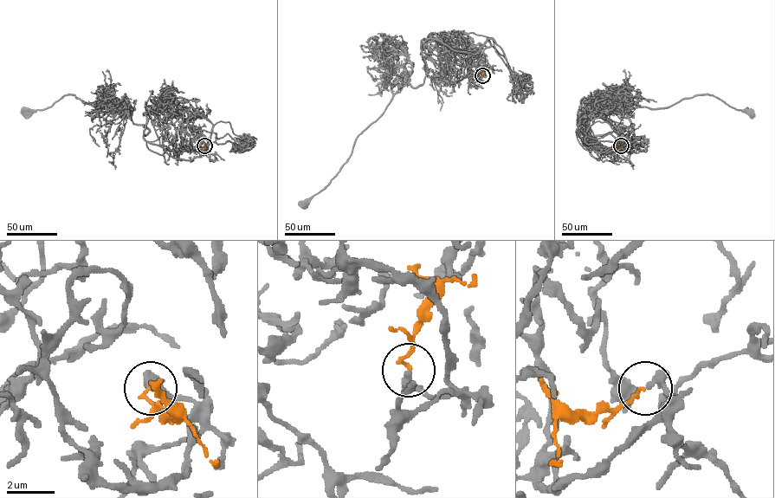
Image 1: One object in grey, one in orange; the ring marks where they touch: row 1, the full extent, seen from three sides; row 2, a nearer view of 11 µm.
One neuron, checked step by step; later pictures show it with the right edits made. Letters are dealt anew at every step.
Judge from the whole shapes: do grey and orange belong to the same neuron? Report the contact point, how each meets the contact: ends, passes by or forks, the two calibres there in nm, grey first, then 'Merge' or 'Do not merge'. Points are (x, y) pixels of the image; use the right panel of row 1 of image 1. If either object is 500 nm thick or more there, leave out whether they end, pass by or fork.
Place: (621, 145). At the ring grey ends. At the ring orange ends. Thickness 380 nm (grey) against 120 nm. Do not merge

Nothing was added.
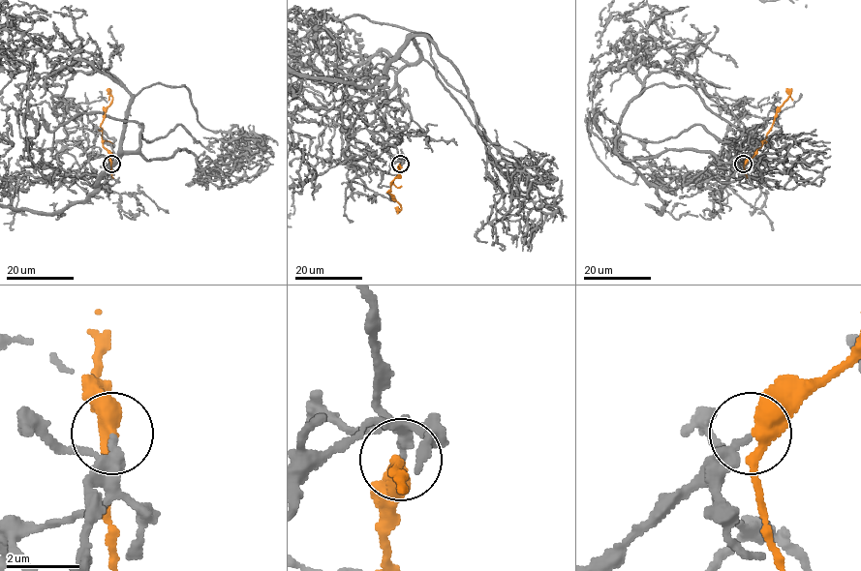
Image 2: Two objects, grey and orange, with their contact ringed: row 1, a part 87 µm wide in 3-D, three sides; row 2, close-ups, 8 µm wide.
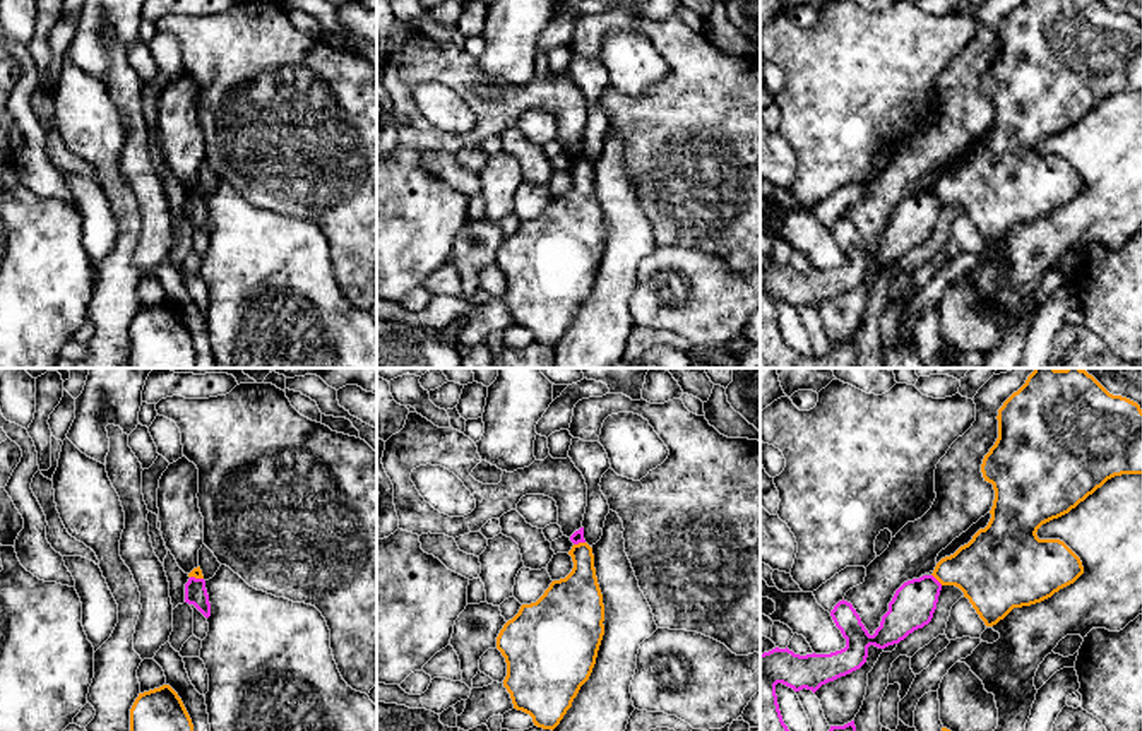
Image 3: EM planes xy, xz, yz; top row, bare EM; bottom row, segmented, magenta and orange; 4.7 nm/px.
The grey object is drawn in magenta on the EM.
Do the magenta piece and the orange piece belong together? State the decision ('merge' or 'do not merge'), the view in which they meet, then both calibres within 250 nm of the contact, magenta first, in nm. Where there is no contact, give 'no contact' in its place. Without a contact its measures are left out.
do not merge; contact in yz; calibres 200 and 300 nm

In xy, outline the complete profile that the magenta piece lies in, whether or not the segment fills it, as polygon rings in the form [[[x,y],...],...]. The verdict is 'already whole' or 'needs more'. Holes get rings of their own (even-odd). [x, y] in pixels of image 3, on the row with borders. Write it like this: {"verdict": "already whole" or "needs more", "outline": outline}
{"verdict": "already whole", "outline": [[[188,579],[185,584],[185,603],[193,604],[205,618],[211,616],[211,603],[204,579]]]}

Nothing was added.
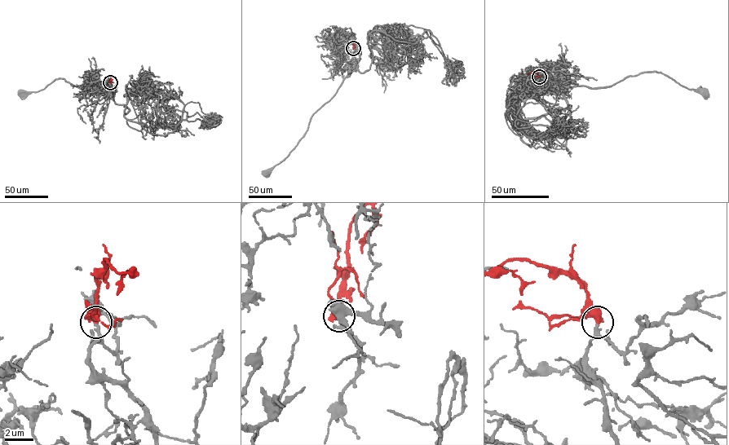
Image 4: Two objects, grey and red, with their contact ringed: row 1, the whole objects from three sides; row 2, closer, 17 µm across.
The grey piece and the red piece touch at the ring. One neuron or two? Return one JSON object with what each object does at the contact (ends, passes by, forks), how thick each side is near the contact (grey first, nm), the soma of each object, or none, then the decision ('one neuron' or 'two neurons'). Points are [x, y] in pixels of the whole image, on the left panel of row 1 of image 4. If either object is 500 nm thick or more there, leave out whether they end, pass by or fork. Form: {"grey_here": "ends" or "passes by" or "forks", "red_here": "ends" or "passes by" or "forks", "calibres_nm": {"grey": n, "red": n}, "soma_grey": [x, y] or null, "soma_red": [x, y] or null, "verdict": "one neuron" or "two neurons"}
{"calibres_nm": {"grey": 180, "red": 600}, "soma_grey": [23, 94], "soma_red": null, "verdict": "one neuron"}

